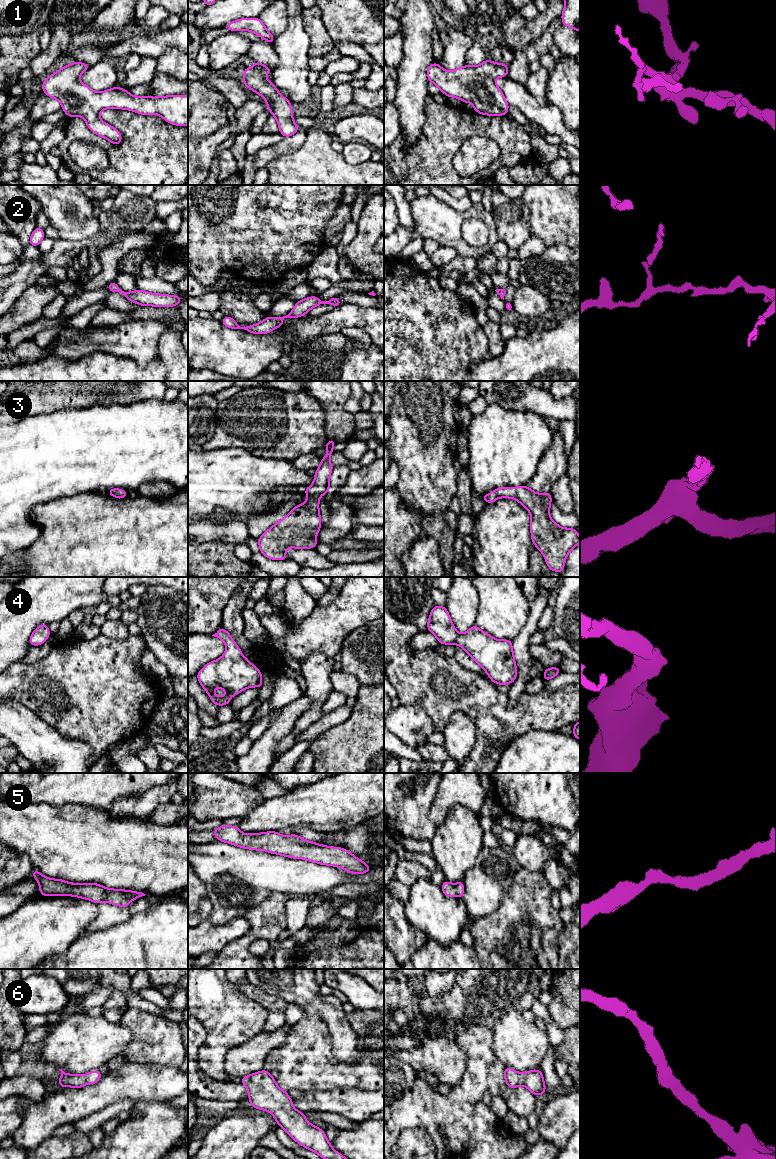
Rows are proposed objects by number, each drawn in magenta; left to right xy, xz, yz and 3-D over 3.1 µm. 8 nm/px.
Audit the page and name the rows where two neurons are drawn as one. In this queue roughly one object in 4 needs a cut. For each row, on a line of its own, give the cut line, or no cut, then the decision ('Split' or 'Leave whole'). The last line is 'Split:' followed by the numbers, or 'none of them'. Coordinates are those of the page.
1: No split. Leave whole
2: Split along xz (312, 296), (315, 299), (313, 306). Split
3: No split. Leave whole
4: No split. Leave whole
5: No split. Leave whole
6: No split. Leave whole
Split: 2

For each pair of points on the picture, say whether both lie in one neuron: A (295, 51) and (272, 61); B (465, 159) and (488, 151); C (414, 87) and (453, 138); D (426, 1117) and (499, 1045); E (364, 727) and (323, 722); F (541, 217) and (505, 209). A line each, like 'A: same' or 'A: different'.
A: different
B: same
C: different
D: different
E: different
F: different

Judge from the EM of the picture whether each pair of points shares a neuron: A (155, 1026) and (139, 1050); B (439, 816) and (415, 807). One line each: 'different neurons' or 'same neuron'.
A: same neuron
B: different neurons

